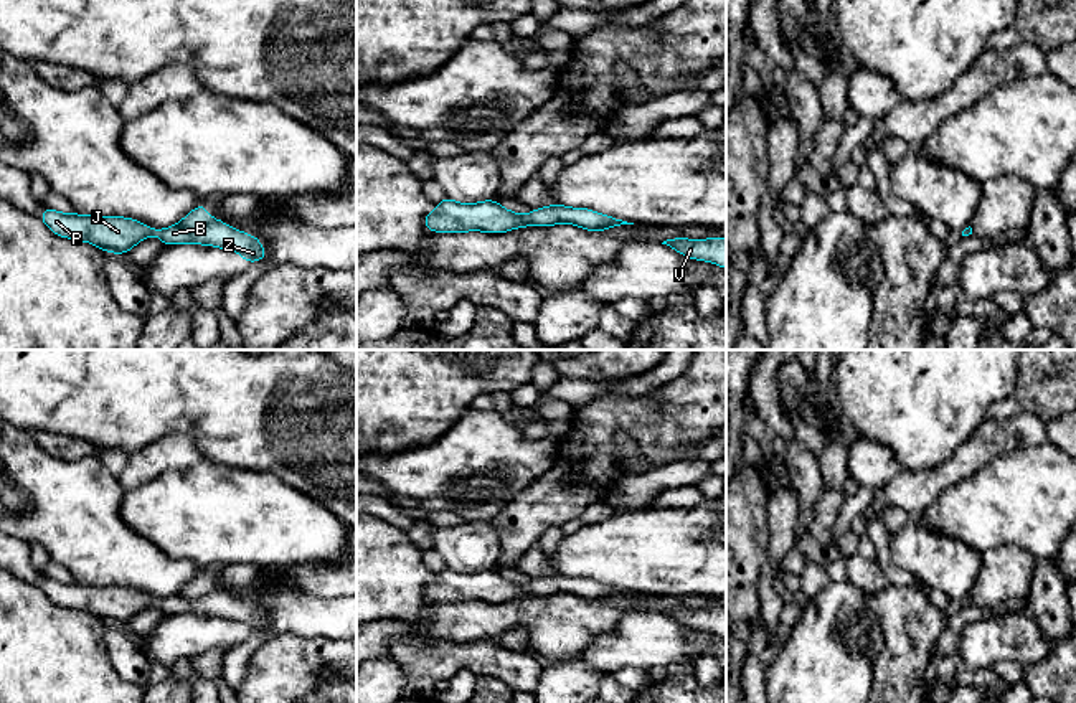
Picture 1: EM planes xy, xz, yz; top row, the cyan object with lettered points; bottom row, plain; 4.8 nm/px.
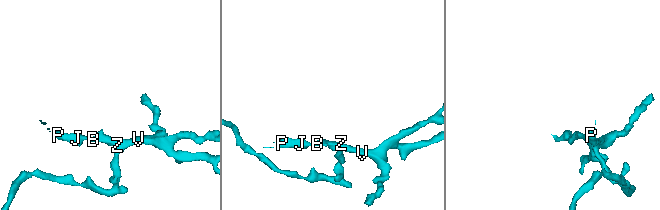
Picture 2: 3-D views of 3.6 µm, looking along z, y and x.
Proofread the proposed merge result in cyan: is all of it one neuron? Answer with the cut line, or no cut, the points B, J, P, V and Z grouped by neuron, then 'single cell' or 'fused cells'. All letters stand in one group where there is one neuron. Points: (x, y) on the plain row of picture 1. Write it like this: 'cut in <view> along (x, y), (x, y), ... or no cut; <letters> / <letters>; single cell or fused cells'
no cut; B J P V Z; single cell

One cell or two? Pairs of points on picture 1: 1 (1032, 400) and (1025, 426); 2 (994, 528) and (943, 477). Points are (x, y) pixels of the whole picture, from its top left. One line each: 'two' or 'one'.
1: two
2: two

